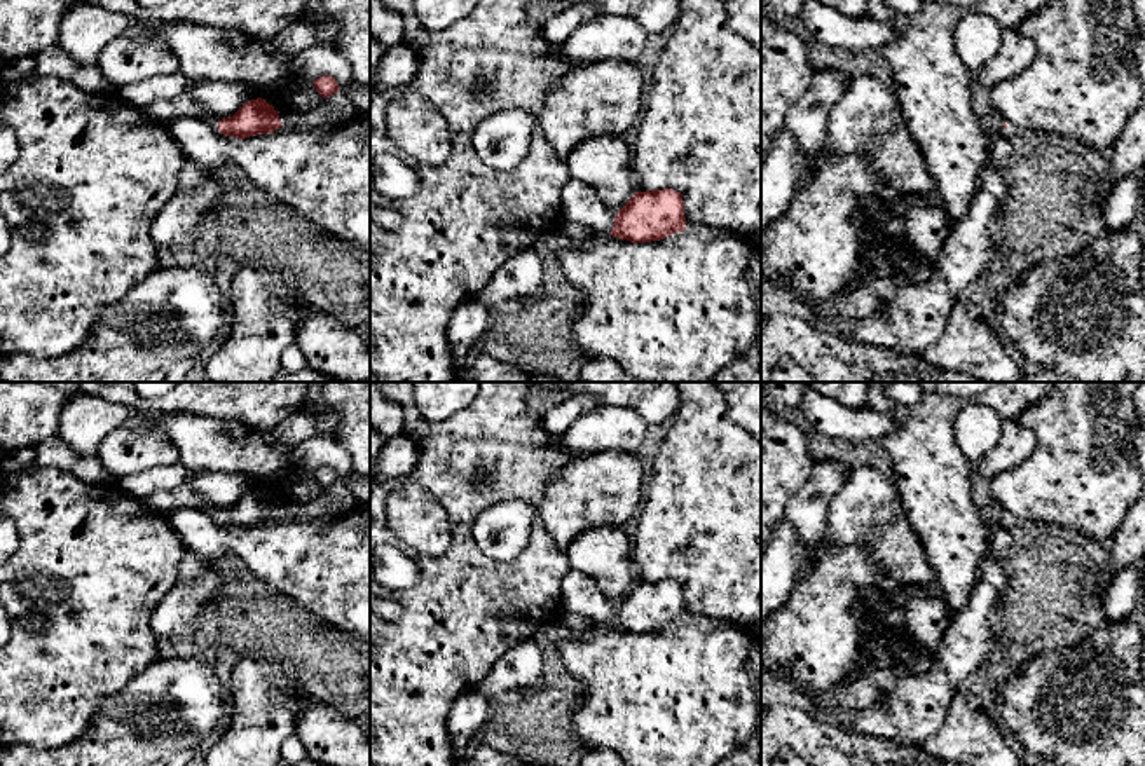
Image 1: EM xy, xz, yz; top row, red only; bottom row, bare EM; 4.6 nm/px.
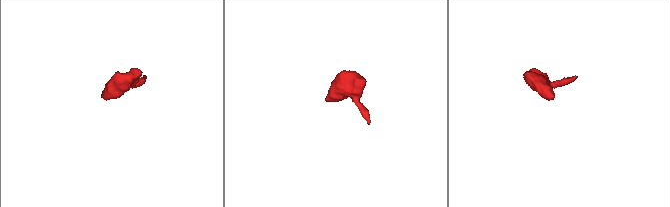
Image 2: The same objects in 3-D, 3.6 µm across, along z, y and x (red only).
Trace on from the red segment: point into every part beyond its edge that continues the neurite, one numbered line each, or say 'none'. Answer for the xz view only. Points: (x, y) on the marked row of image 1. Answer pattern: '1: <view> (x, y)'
1: xz (578, 203)

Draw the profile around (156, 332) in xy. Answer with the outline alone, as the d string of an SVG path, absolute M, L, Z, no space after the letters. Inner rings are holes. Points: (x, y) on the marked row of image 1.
M194 265L154 269L115 304L101 309L91 335L72 352L56 358L0 356L2 382L182 382L211 345L225 321L225 304L213 276Z

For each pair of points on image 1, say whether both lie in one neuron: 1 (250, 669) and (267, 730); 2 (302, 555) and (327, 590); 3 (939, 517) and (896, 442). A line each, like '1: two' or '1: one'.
1: one
2: one
3: one

